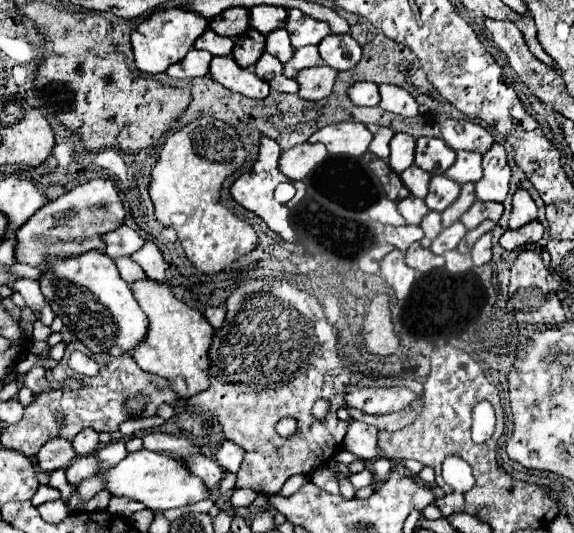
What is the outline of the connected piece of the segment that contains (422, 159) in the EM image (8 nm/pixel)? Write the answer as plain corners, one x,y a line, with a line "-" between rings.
419,138
415,164
429,174
443,174
455,162
455,150
439,138

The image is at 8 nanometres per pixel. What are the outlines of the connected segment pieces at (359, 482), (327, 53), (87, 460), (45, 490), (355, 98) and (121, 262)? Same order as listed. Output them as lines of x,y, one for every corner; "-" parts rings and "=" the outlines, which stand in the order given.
365,468
363,472
349,476
349,480
351,480
351,484
359,490
359,488
365,488
365,486
373,484
373,472
371,472
371,468
=
329,34
319,44
319,56
335,70
349,70
361,60
361,46
349,34
=
93,454
89,456
75,456
75,460
67,466
67,480
77,486
81,480
91,478
97,472
97,458
=
39,486
39,490
37,490
37,494
33,496
33,504
43,504
43,502
49,502
49,500
59,500
61,498
61,494
59,494
59,490
55,490
55,488
51,488
51,486
=
355,82
347,94
355,106
377,106
379,104
379,90
371,82
=
123,256
123,258
115,258
115,264
121,272
121,278
127,282
127,284
133,284
137,280
145,280
145,272
141,270
141,266
137,262
133,262
129,256

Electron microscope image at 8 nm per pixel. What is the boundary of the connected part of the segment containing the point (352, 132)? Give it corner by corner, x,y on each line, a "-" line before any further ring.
339,122
339,124
329,124
321,130
317,130
309,142
323,142
329,150
329,154
339,156
361,156
367,152
367,146
371,142
373,134
367,130
367,126
359,122

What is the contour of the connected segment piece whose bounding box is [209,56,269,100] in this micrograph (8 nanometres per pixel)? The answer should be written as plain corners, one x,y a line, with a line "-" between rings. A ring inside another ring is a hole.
217,56
211,60
209,66
209,76
225,86
231,92
239,92
247,98
265,98
269,94
269,84
259,80
251,68
241,68
235,64
233,56

